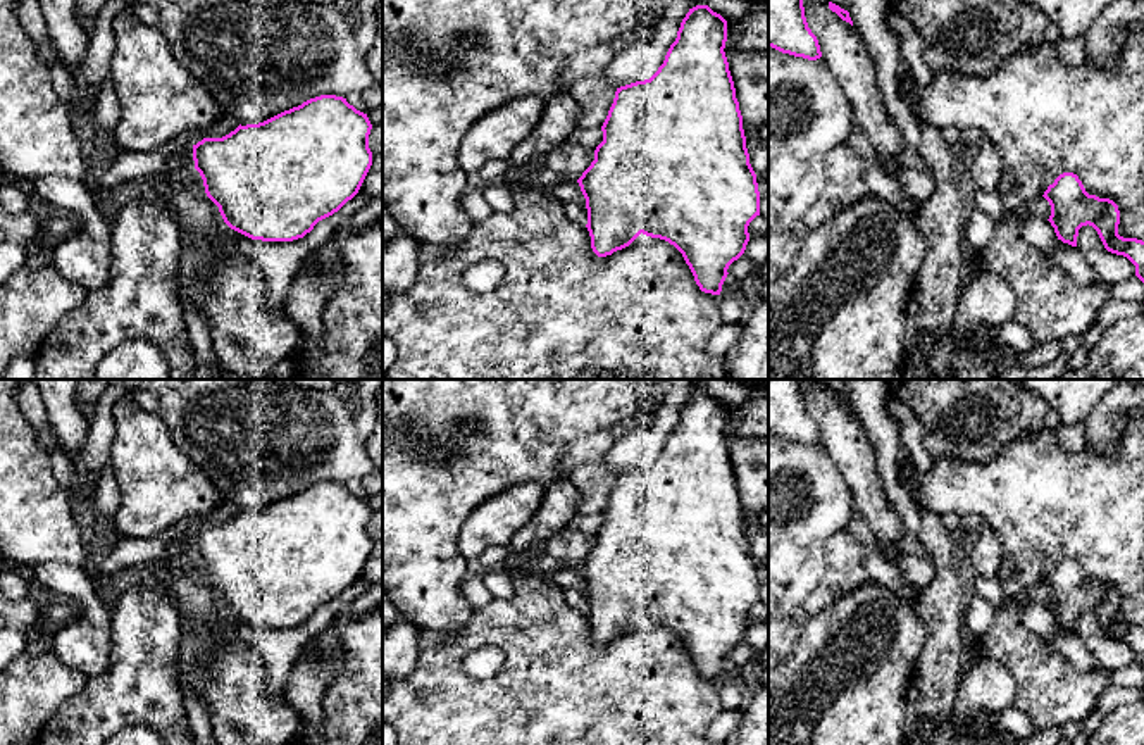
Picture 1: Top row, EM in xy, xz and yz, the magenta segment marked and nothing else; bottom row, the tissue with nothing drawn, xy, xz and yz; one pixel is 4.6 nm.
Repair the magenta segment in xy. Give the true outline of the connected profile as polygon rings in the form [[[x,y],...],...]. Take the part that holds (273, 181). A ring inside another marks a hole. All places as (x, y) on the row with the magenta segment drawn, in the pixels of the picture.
[[[320,95],[264,122],[238,126],[222,138],[193,145],[195,169],[224,222],[262,241],[293,241],[351,200],[370,166],[367,114],[343,97]]]

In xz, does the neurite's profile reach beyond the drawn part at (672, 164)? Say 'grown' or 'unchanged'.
unchanged

